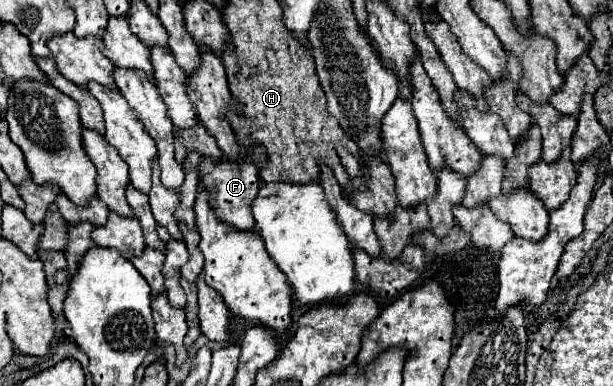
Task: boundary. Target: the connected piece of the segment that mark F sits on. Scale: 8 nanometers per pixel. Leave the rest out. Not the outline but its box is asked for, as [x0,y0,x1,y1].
[200,159,260,231]

